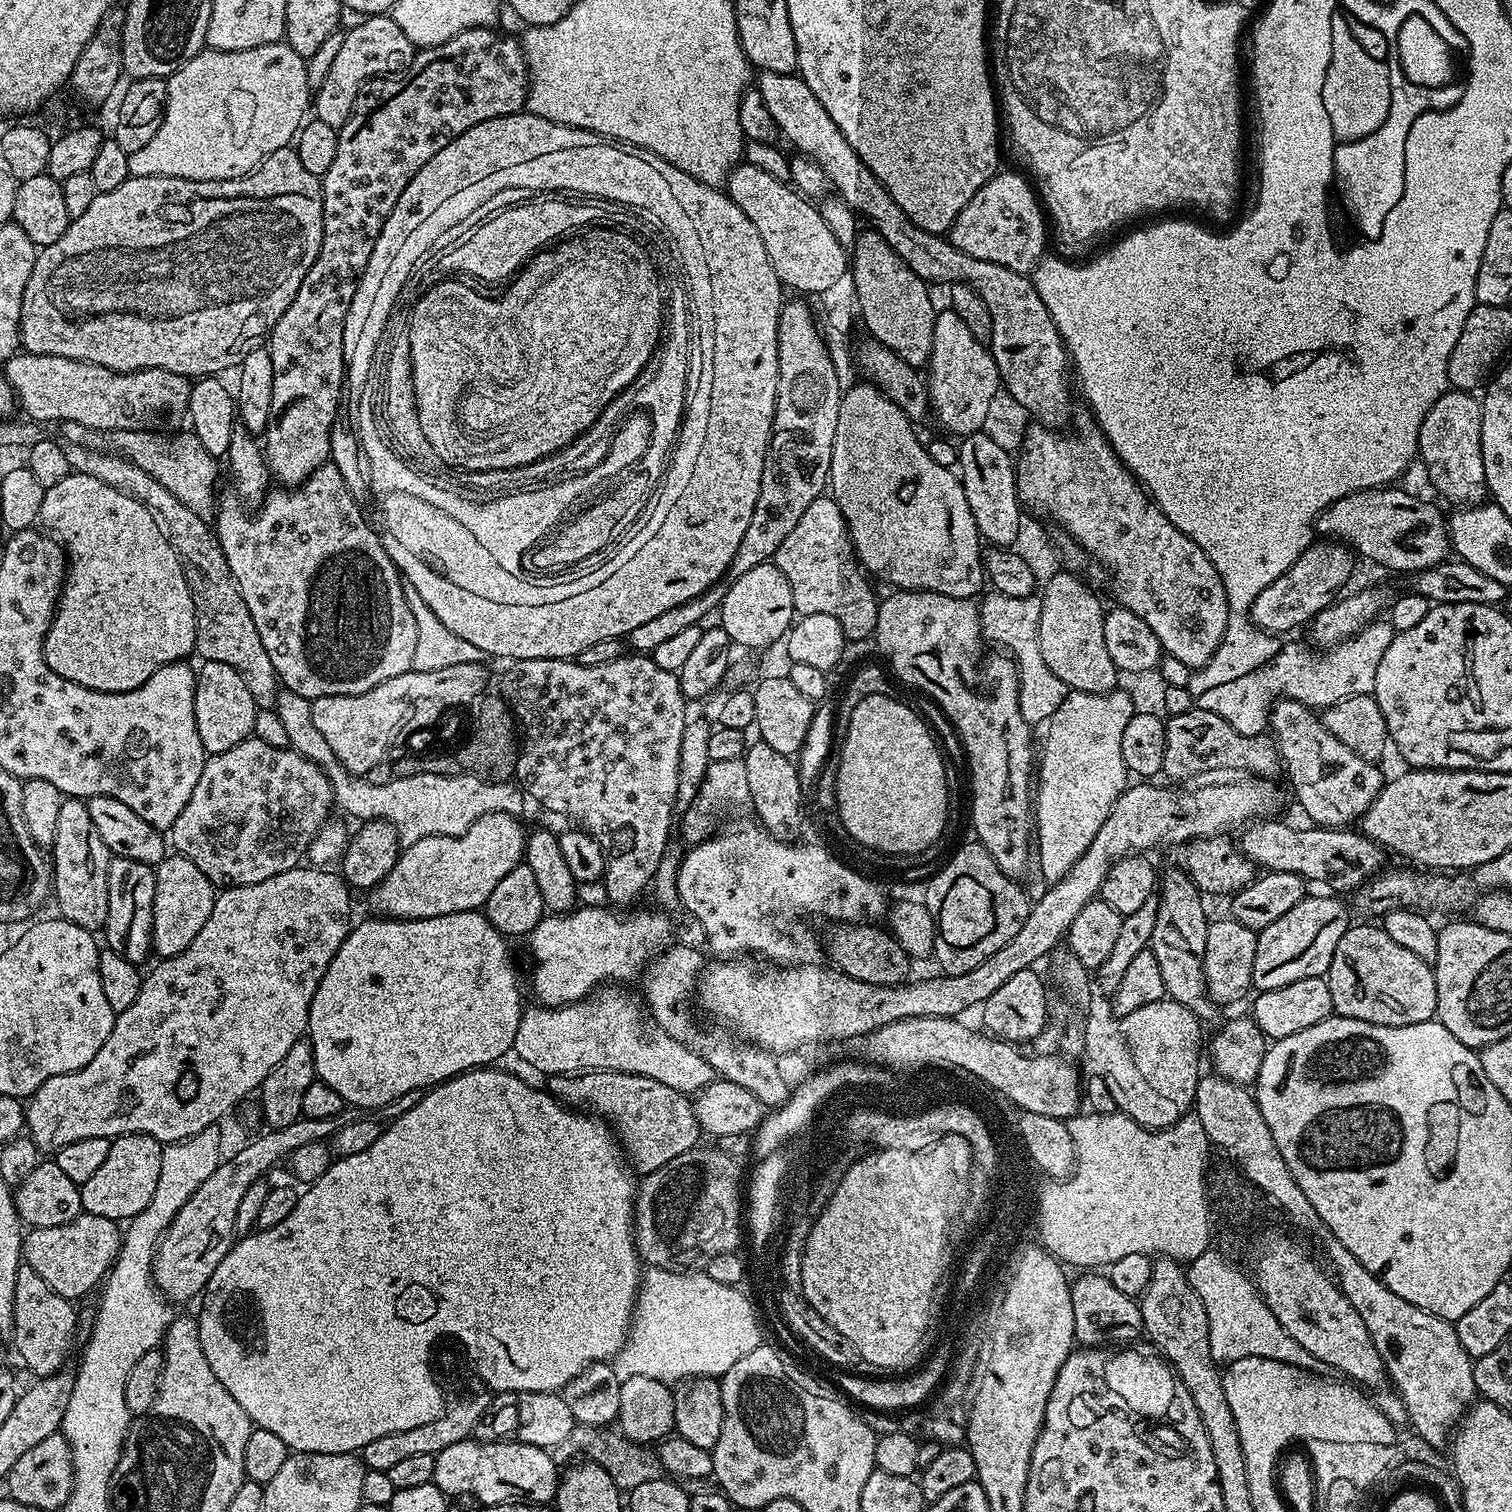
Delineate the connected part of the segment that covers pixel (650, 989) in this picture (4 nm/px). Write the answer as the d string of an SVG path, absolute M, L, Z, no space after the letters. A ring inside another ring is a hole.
M673 943L664 949L655 960L649 963L642 976L644 984L643 1001L646 1008L652 1011L656 1024L668 1035L667 1039L673 1044L685 1044L693 1048L698 1055L706 1058L710 1066L723 1079L734 1082L743 1088L749 1088L755 1096L768 1096L767 1105L771 1100L780 1100L784 1095L784 1085L789 1082L785 1074L780 1073L776 1065L777 1057L756 1047L755 1044L738 1042L735 1035L723 1036L720 1032L700 1032L692 1012L688 1009L688 995L696 988L696 975L704 960L696 948L688 944ZM648 1002L648 1004L647 1004Z

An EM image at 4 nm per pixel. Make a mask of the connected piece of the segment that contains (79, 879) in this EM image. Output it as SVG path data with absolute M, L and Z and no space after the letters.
M80 798L61 799L58 830L54 830L54 842L50 846L54 904L56 900L63 919L93 934L99 933L106 922L110 906L110 886L106 882L110 878L112 858L106 842L98 835L94 818L90 818L87 803Z

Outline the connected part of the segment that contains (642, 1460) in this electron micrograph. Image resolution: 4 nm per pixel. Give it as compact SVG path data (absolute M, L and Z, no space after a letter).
M577 1424L570 1436L564 1442L551 1449L552 1460L558 1466L567 1465L573 1461L578 1454L582 1454L587 1461L602 1466L610 1478L614 1479L614 1484L621 1491L632 1491L634 1486L650 1480L661 1480L665 1477L665 1471L661 1466L659 1457L645 1445L637 1444L626 1439L617 1429L605 1427L590 1427L588 1424Z

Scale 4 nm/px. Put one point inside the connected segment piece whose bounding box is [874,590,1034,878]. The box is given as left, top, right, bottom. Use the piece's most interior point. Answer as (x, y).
(934, 642)

